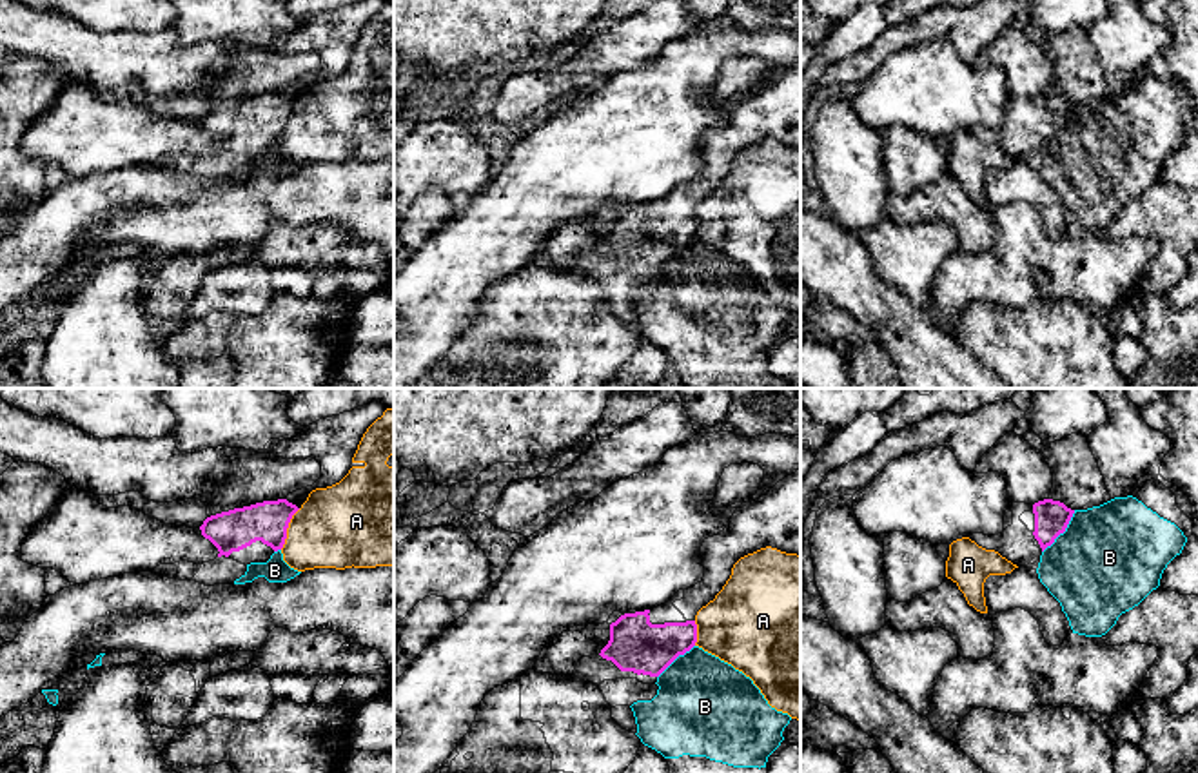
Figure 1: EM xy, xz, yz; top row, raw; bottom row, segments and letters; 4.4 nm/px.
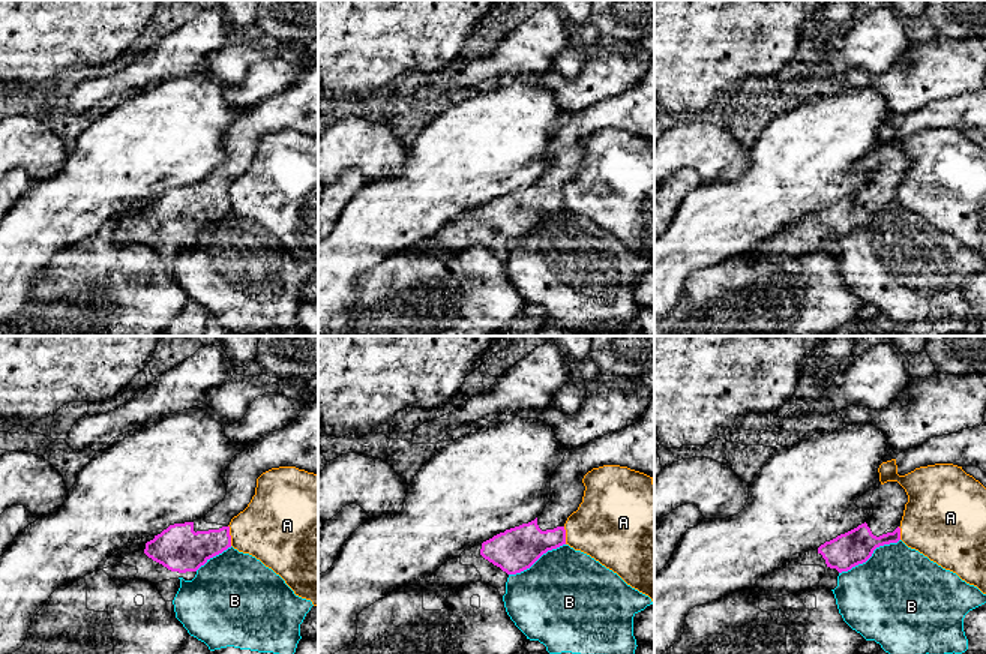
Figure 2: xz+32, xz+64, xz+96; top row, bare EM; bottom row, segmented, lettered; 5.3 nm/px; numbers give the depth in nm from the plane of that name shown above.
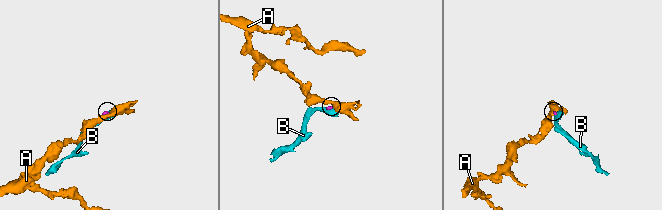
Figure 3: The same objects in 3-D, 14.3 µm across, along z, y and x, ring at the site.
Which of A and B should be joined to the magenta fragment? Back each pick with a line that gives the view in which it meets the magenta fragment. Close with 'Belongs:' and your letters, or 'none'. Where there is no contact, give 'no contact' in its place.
Belongs: none

